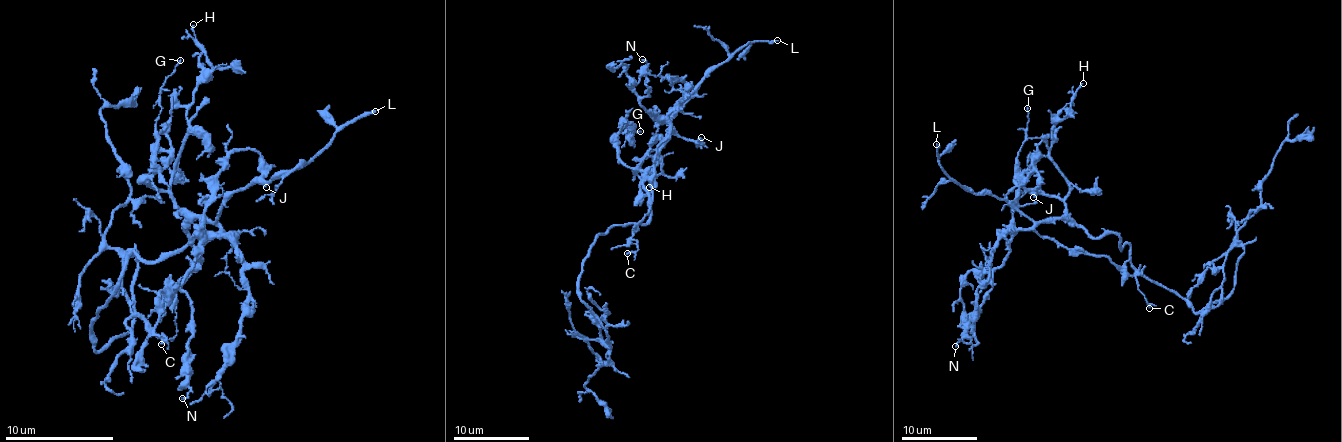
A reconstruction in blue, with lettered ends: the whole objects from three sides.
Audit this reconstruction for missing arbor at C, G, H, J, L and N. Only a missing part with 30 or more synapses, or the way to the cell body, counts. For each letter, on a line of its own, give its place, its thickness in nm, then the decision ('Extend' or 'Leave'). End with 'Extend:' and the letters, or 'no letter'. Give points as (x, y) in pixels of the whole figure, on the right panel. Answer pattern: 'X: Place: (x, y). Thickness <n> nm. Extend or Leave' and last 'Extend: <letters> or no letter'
C: Place: (1149, 308). Thickness 90 nm. Leave
G: Place: (1027, 108). Thickness 100 nm. Leave
H: Place: (1083, 83). Thickness 140 nm. Leave
J: Place: (1033, 197). Thickness 200 nm. Leave
L: Place: (936, 144). Thickness 240 nm. Extend
N: Place: (955, 346). Thickness 150 nm. Leave
Extend: L

